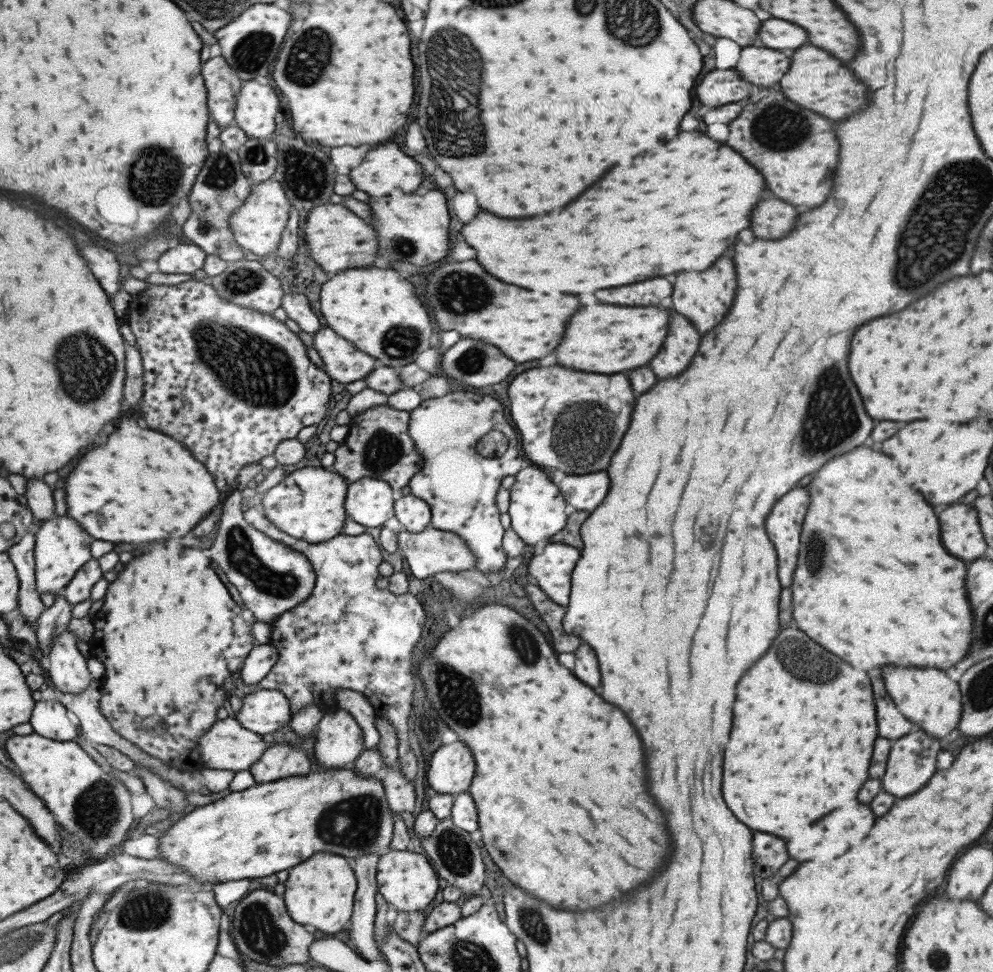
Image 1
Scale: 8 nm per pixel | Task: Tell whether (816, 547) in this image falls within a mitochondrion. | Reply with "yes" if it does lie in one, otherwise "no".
yes

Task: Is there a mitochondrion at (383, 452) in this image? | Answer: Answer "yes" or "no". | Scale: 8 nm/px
yes

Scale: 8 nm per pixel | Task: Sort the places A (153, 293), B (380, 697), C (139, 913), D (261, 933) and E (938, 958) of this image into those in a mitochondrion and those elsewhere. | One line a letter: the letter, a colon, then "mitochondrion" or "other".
A: other
B: other
C: mitochondrion
D: mitochondrion
E: mitochondrion

